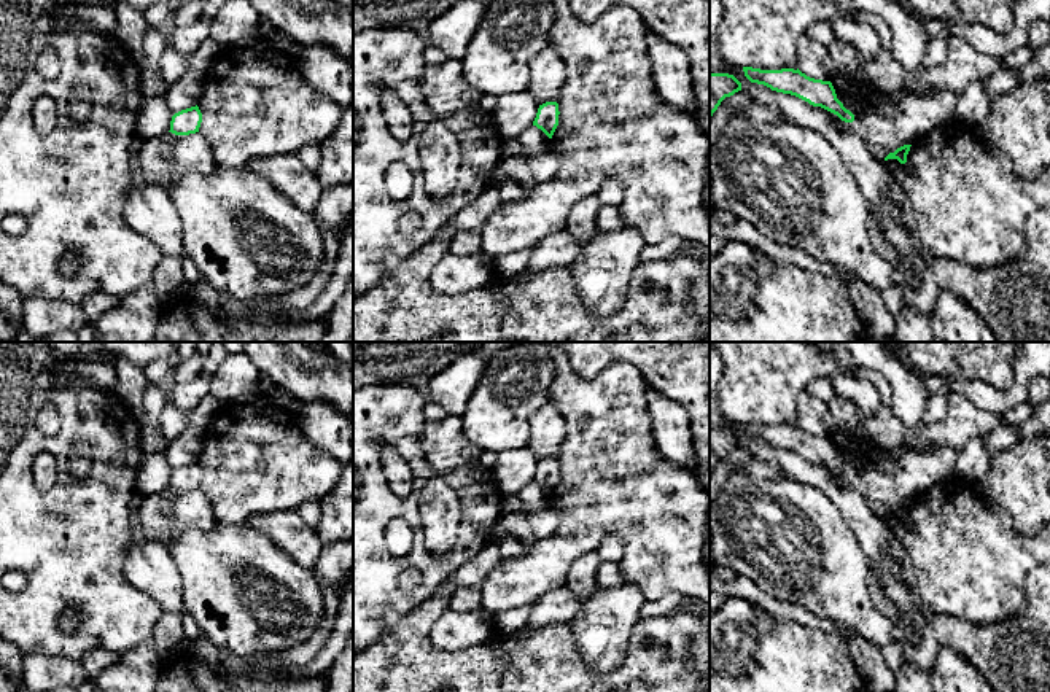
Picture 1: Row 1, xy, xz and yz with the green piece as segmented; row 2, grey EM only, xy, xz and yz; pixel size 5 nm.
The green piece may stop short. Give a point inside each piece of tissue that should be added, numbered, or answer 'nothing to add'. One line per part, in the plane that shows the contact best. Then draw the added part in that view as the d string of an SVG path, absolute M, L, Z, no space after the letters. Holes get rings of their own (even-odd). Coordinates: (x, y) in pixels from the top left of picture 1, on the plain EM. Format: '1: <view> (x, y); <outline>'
nothing to add

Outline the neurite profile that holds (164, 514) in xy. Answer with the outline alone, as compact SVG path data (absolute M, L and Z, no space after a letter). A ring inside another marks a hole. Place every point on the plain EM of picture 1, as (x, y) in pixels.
M165 488L143 496L140 512L143 536L165 547L189 525L208 531L215 523L208 498L199 488L189 492Z

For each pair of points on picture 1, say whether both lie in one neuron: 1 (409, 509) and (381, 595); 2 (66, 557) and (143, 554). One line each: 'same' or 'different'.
1: same
2: different

